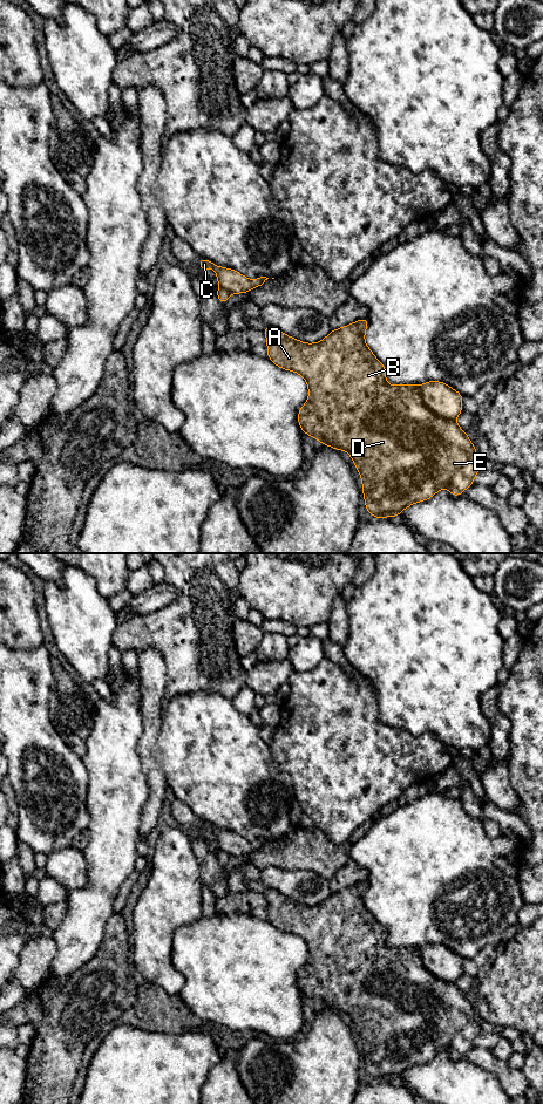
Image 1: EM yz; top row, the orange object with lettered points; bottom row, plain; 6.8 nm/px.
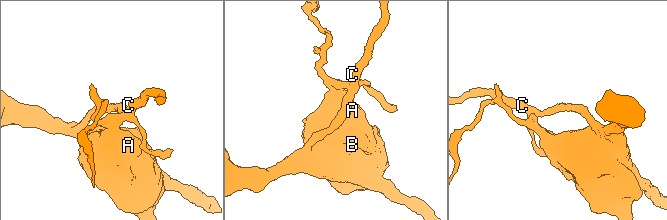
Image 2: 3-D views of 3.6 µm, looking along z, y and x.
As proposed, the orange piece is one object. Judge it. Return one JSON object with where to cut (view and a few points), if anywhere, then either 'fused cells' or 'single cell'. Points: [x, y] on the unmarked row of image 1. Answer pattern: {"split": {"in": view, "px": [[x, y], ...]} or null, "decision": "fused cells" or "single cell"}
{"split": {"in": "yz", "px": [[419, 949], [421, 962], [432, 973], [454, 983]]}, "decision": "fused cells"}

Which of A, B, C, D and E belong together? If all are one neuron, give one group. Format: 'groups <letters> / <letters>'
groups A B D E / C

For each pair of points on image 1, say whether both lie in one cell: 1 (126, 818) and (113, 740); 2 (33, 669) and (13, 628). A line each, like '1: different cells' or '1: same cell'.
1: same cell
2: different cells

